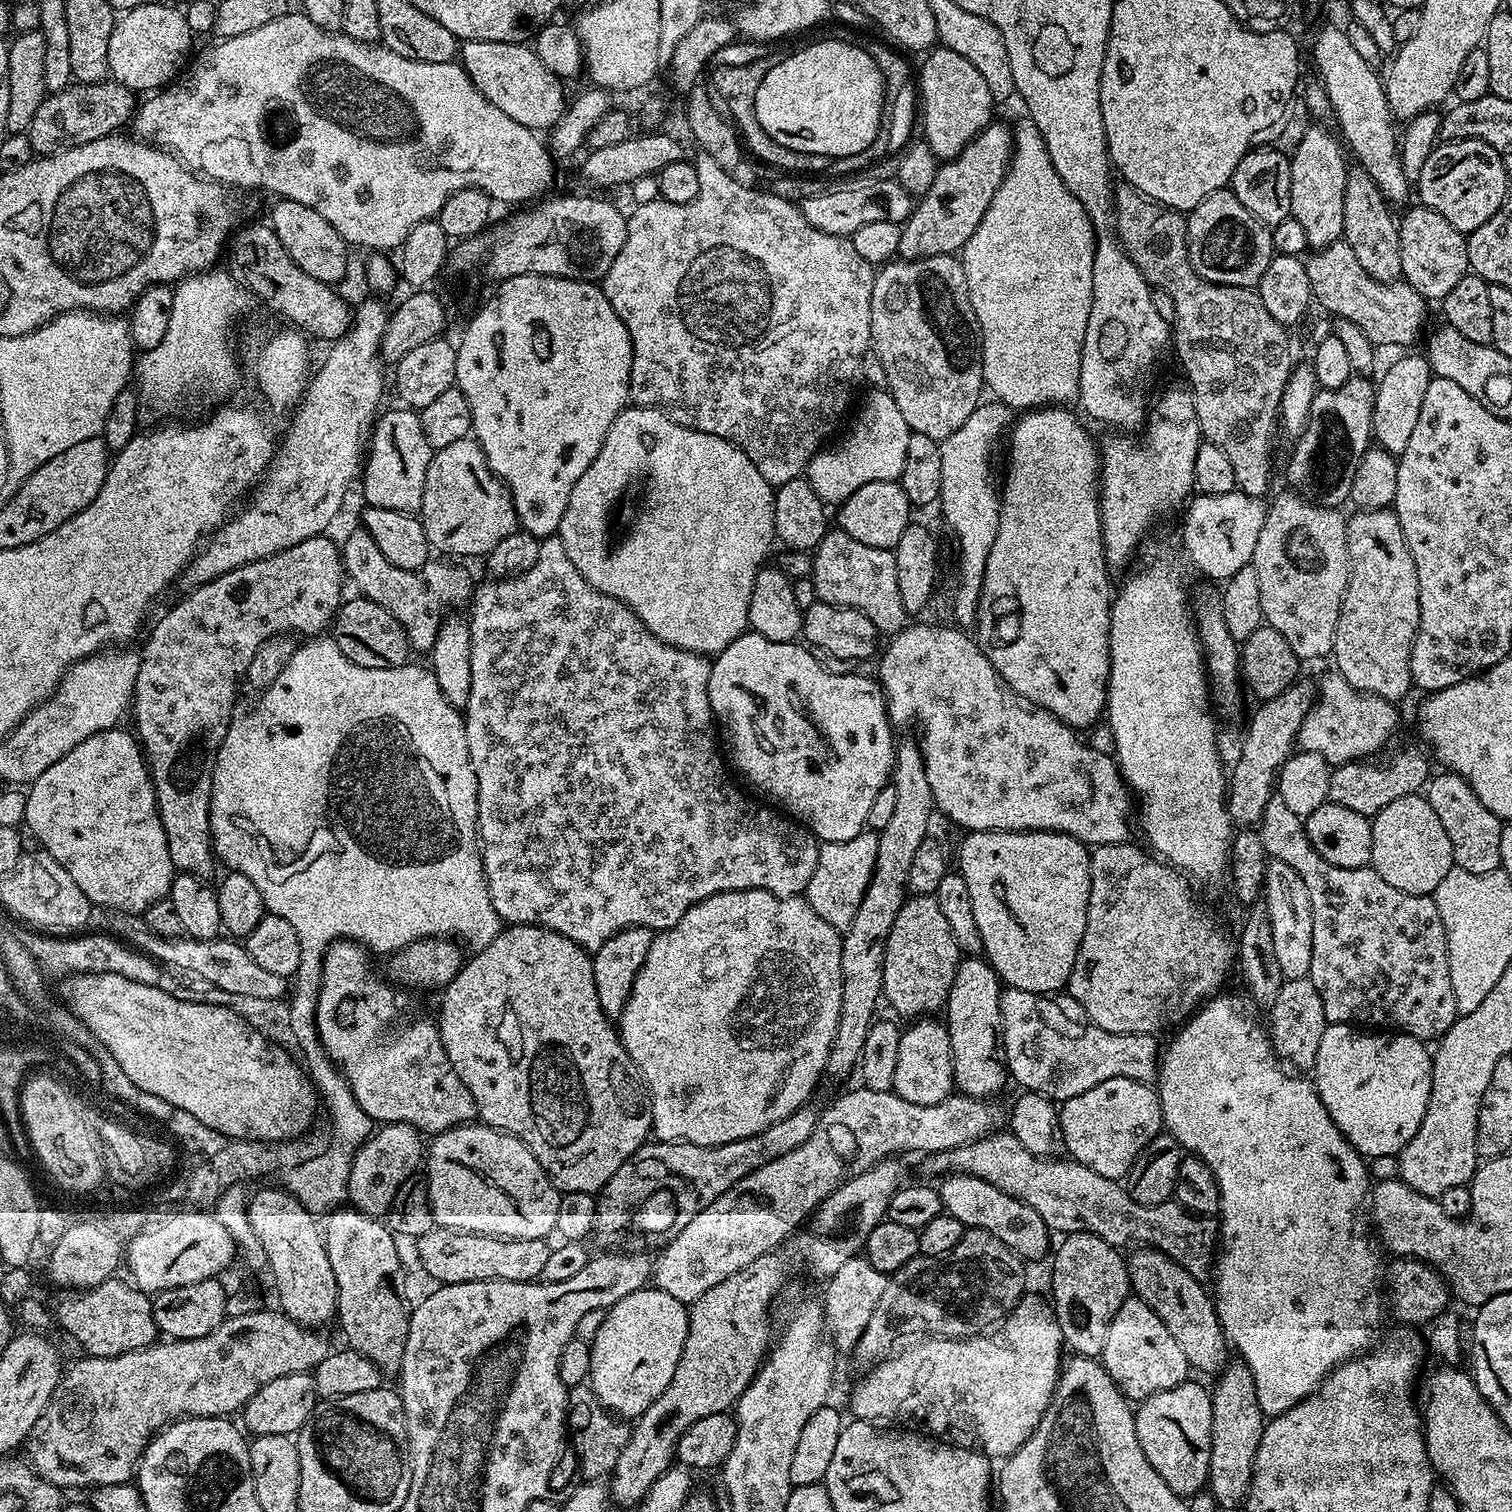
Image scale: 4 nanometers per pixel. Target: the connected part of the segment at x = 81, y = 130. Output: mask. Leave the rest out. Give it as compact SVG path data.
M113 78L100 80L96 84L73 82L61 92L45 95L26 133L33 153L37 157L50 156L64 148L82 146L103 136L119 133L123 129L120 127L135 117L138 107L136 98L135 91Z

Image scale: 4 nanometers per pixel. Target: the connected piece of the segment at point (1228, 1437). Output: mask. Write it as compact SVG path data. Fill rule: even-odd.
M1228 1362L1215 1377L1216 1385L1211 1385L1212 1433L1210 1434L1210 1470L1207 1491L1210 1492L1221 1509L1243 1505L1248 1488L1252 1484L1254 1458L1266 1431L1266 1417L1258 1406L1258 1394L1254 1390L1254 1378L1247 1364Z

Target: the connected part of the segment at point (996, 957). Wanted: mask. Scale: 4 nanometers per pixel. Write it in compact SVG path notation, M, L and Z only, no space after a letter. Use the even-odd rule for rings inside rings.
M968 832L965 837L960 844L958 871L966 878L966 887L970 889L970 903L974 906L974 919L978 922L978 934L982 934L983 955L1007 987L1027 992L1059 993L1067 985L1070 974L1074 970L1078 946L1086 930L1086 914L1092 885L1092 875L1088 869L1092 861L1089 849L1081 840L1075 840L1074 837L1061 832Z

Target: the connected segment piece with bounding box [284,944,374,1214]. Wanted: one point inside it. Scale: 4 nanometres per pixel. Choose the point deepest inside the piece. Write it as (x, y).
(321, 1184)

